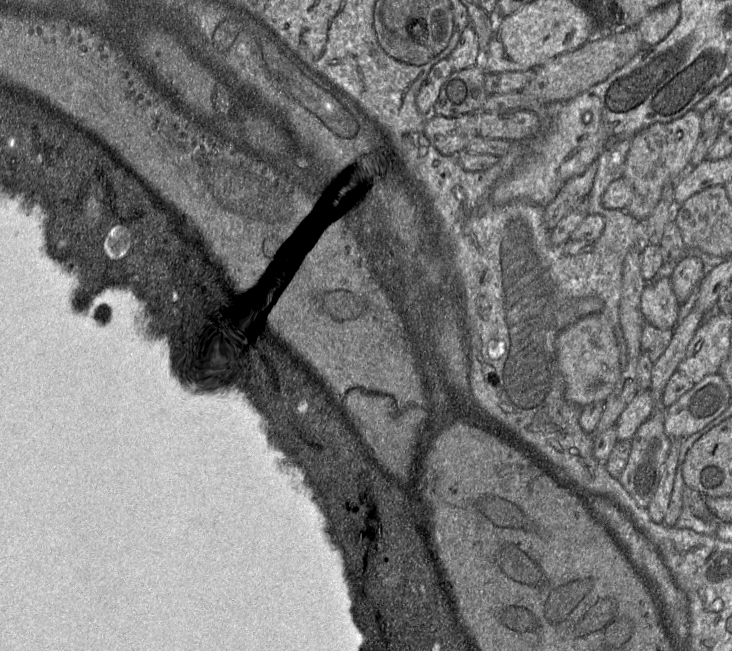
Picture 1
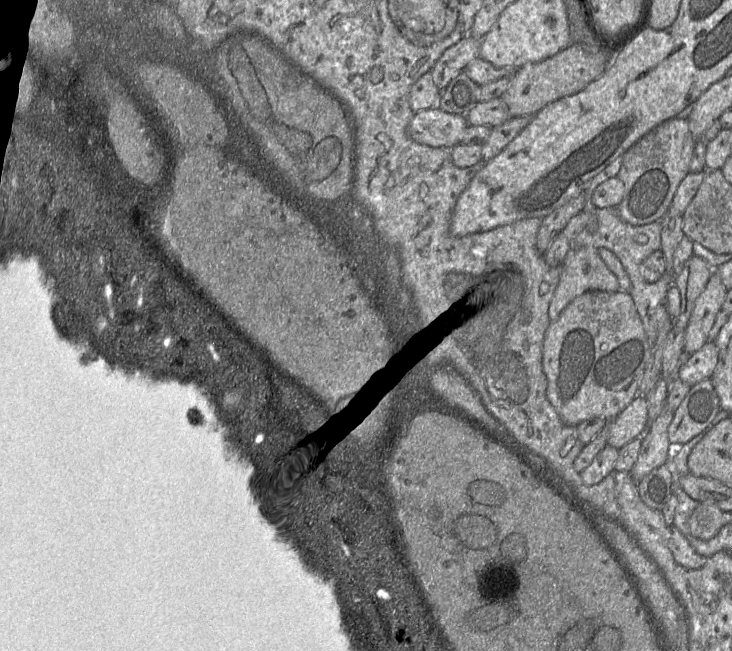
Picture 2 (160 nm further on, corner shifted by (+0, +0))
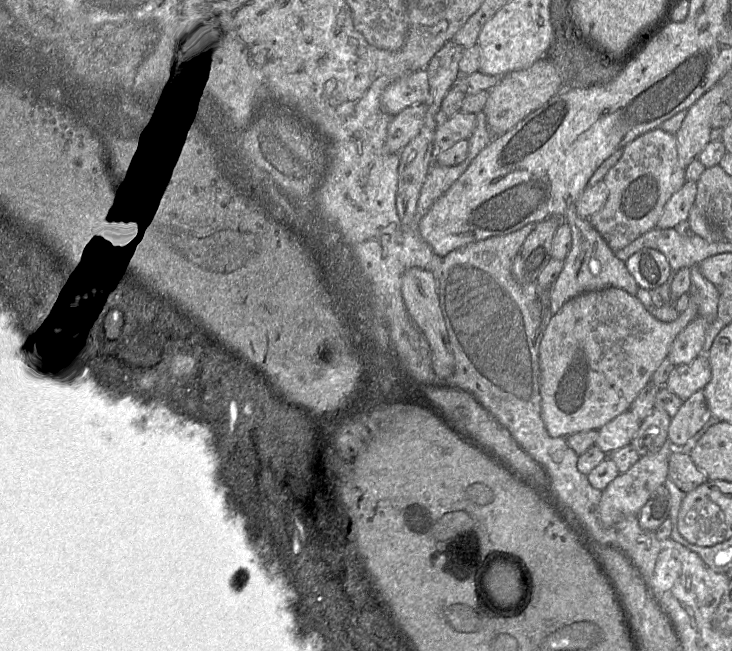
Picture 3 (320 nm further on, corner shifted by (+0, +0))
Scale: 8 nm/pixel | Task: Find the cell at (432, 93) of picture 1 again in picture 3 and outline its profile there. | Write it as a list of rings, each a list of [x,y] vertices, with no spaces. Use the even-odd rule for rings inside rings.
[[[426,69],[407,74],[386,87],[381,105],[386,113],[395,116],[404,109],[425,103],[430,92]]]

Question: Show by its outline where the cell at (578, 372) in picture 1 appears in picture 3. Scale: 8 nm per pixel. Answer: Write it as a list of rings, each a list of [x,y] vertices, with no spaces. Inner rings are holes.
[[[606,287],[600,290],[582,293],[567,301],[556,314],[552,315],[539,345],[541,418],[548,434],[551,437],[568,437],[571,434],[584,430],[599,430],[609,421],[629,410],[632,402],[641,390],[652,381],[654,372],[663,360],[668,357],[675,338],[698,316],[696,297],[691,294],[689,296],[690,299],[687,309],[680,313],[677,319],[671,322],[663,322],[656,319],[635,295],[631,295],[627,291],[615,287]]]

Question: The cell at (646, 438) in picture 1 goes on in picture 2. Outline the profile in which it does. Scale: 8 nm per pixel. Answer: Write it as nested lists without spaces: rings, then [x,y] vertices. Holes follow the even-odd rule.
[[[665,463],[637,482],[637,489],[649,508],[662,511],[673,493],[674,483],[676,475],[670,463]]]

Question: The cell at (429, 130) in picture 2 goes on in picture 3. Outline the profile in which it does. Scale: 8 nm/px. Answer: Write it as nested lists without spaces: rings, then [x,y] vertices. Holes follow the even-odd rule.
[[[418,103],[392,117],[386,137],[386,148],[390,153],[399,153],[417,136],[425,122],[426,112],[426,103]]]

